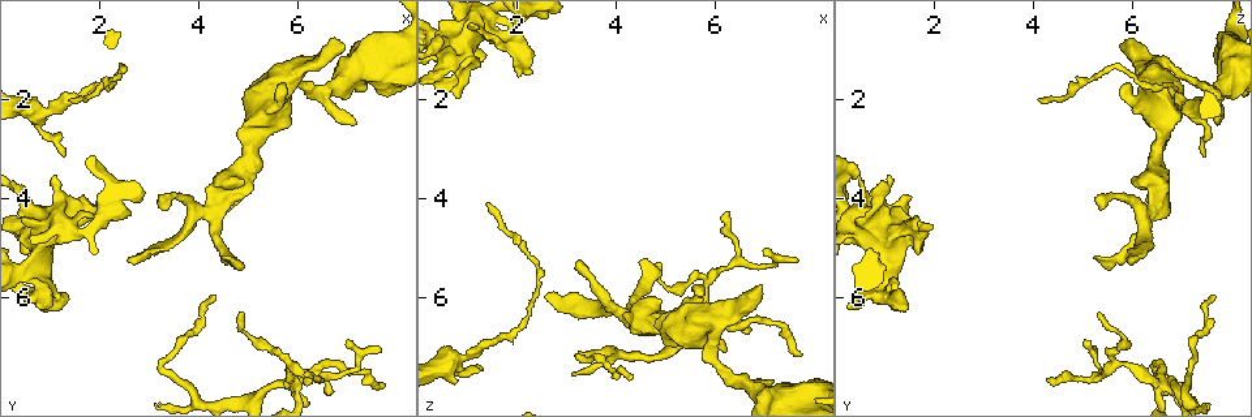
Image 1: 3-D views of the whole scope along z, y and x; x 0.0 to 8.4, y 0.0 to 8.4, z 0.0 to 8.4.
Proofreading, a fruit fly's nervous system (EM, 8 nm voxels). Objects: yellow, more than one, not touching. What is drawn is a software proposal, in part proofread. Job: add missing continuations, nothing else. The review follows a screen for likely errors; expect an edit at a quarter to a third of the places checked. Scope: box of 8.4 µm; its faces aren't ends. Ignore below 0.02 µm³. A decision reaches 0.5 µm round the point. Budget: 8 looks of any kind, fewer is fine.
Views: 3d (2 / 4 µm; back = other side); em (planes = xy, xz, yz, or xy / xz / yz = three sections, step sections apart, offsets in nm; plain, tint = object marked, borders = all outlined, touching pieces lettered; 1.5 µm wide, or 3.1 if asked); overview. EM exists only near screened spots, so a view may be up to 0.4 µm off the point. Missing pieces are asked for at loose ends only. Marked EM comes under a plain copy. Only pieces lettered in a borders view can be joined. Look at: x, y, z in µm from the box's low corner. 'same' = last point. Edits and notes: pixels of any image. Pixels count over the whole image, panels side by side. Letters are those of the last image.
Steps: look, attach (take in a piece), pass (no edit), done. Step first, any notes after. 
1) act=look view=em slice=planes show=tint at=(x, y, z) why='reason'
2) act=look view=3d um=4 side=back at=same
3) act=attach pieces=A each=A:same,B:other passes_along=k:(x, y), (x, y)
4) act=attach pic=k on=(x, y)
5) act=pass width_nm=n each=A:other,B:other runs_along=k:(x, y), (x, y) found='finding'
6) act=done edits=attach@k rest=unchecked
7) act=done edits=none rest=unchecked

act=look view=em slice=xz step=8 show=borders at=(4.40, 6.00, 7.55) why='an open end'

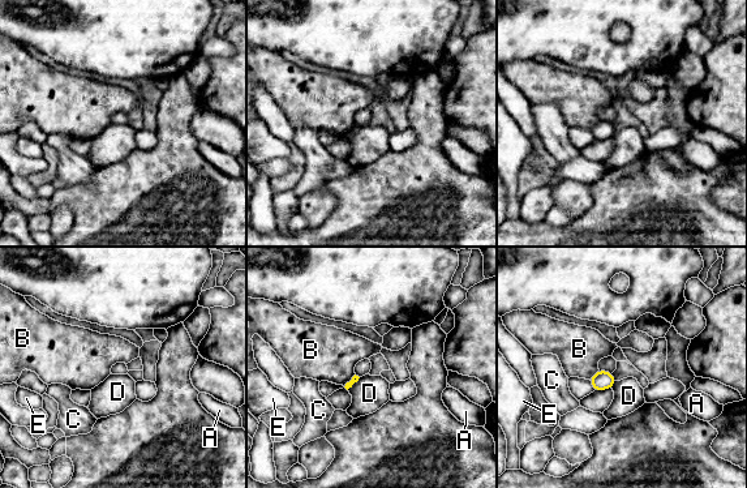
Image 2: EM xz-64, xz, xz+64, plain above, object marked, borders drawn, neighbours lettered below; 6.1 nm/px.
act=look view=em slice=planes show=borders at=same

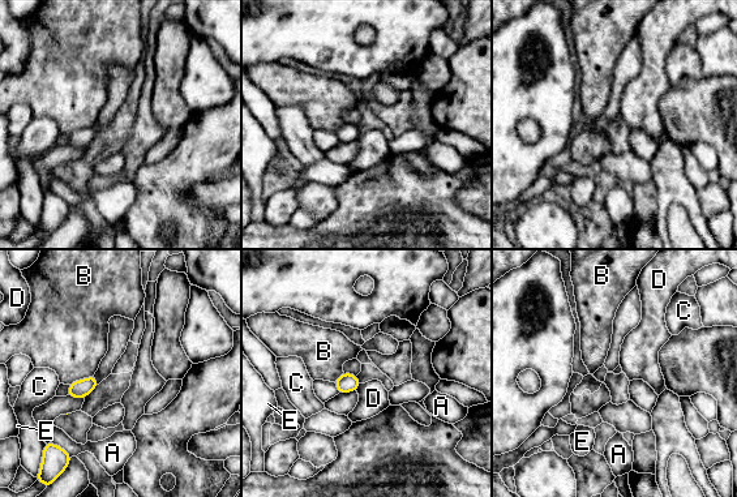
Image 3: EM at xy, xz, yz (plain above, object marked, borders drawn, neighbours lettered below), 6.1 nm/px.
act=pass longest_contact=B:170nm each=A:other,B:other,C:other,D:other,E:other found='no lettered piece goes on from it'

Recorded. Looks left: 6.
act=look view=em slice=planes show=tint at=(2.60, 5.15, 5.95) why='free end'

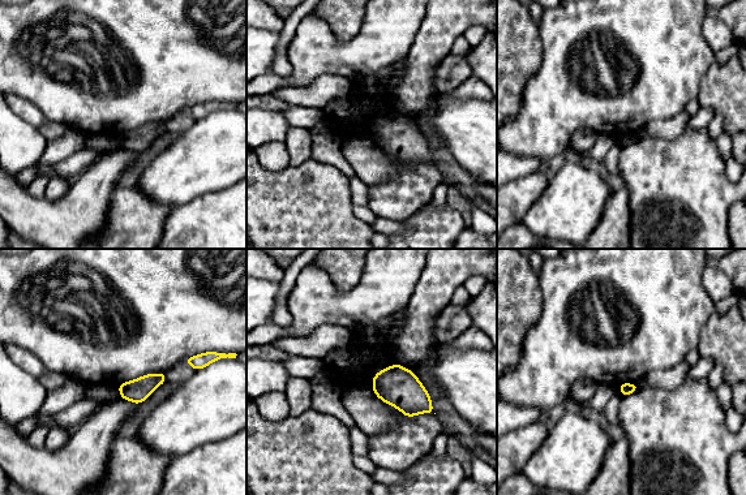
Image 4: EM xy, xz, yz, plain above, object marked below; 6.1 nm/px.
act=look view=em slice=planes show=borders at=same why='see the neighbours'

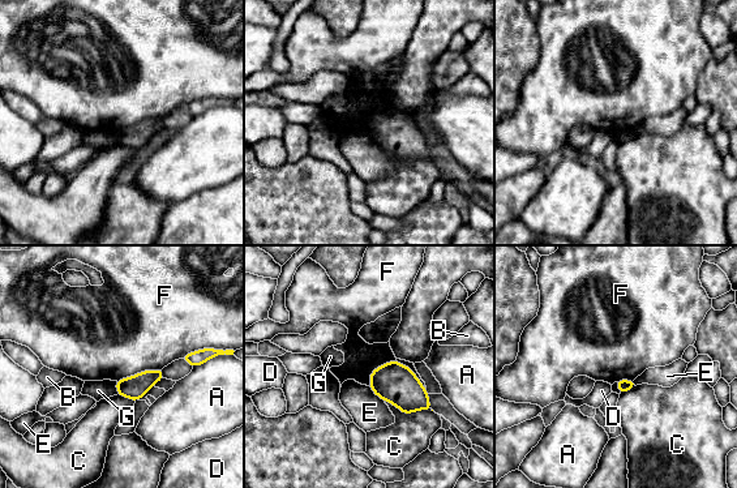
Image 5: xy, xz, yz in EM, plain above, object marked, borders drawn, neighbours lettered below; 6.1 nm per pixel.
act=pass each=A:other,B:other,C:other,D:other,E:other,F:other,G:other border=5:(161, 368), (141, 371), (116, 381) found='none of them fits'

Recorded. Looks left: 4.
act=look view=em slice=planes show=borders at=(2.05, 3.95, 1.50)

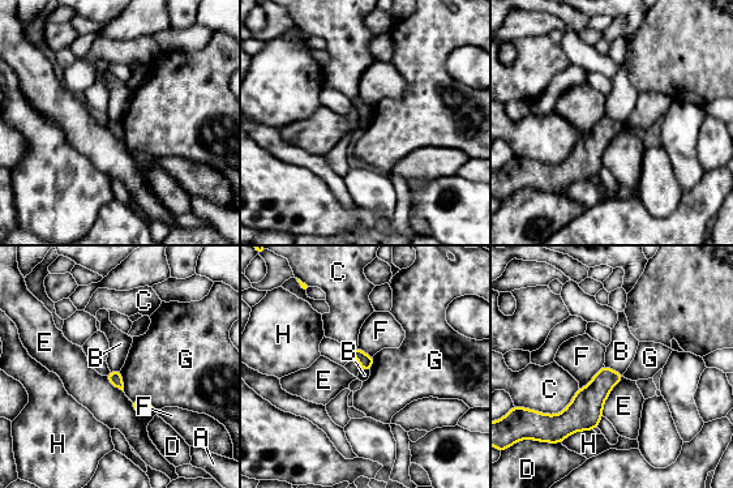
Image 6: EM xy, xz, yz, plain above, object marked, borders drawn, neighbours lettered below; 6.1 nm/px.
act=pass longest_contact=C:320nm each=A:other,B:other,C:other,D:other,E:other,F:other,G:other,H:other border=6:(604, 364), (622, 375) found='none of them fits'

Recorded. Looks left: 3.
act=done edits=none rest=unchecked

